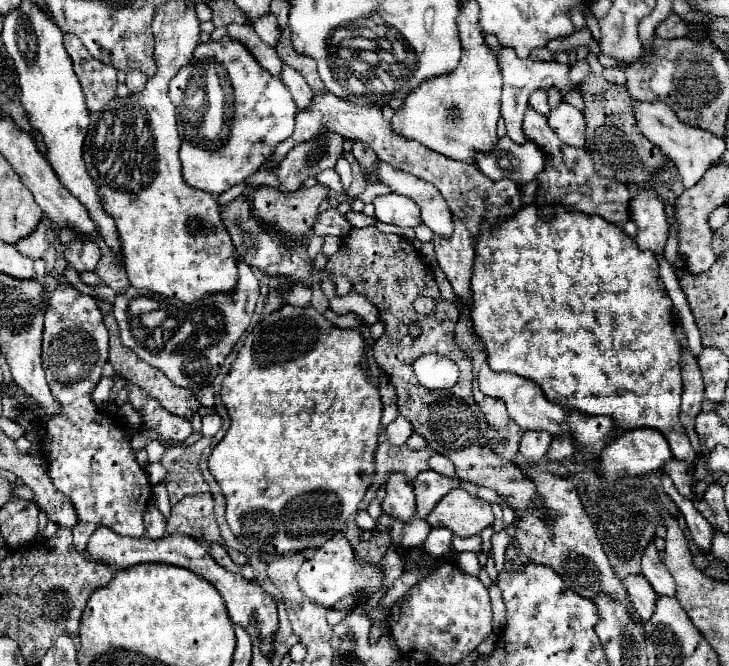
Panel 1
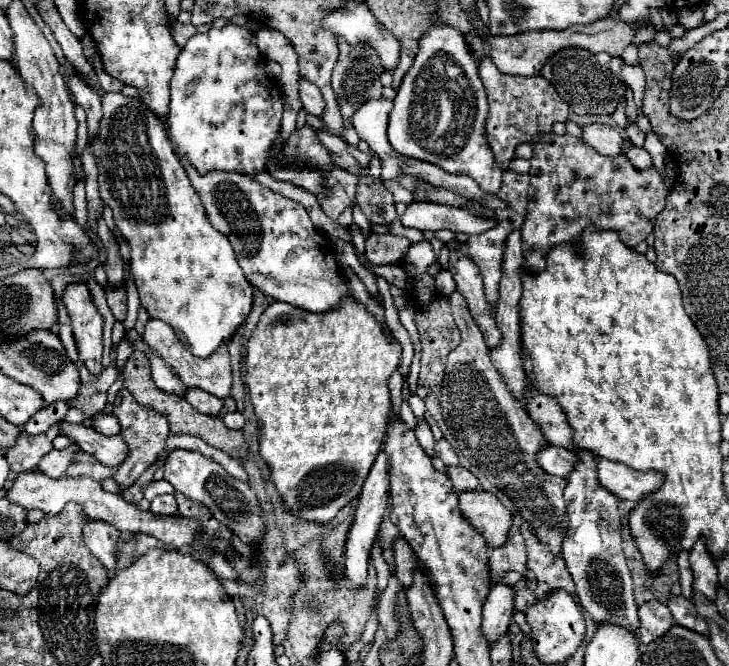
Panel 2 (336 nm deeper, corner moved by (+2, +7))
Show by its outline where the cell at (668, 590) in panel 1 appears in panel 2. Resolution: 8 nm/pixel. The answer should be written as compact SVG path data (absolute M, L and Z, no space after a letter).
M682 595L670 597L668 609L672 611L672 615L674 615L674 619L676 619L678 625L682 625L682 627L686 627L690 631L696 631L696 633L708 637L708 625L706 625L706 621L698 615L696 607L688 599L684 599Z

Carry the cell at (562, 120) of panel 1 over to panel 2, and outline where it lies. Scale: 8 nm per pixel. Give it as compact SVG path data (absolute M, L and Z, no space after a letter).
M596 123L596 125L584 127L582 139L584 139L588 145L592 145L598 153L602 153L602 155L606 155L606 157L616 157L616 155L622 153L622 143L624 143L624 139L622 139L622 135L620 135L616 129L608 127L608 125Z

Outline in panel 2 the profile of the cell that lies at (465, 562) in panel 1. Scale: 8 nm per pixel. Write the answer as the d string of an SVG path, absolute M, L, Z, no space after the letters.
M496 583L490 587L490 595L484 603L482 617L482 631L488 643L494 643L498 637L508 633L508 625L514 613L514 599L516 599L514 587L504 583Z

